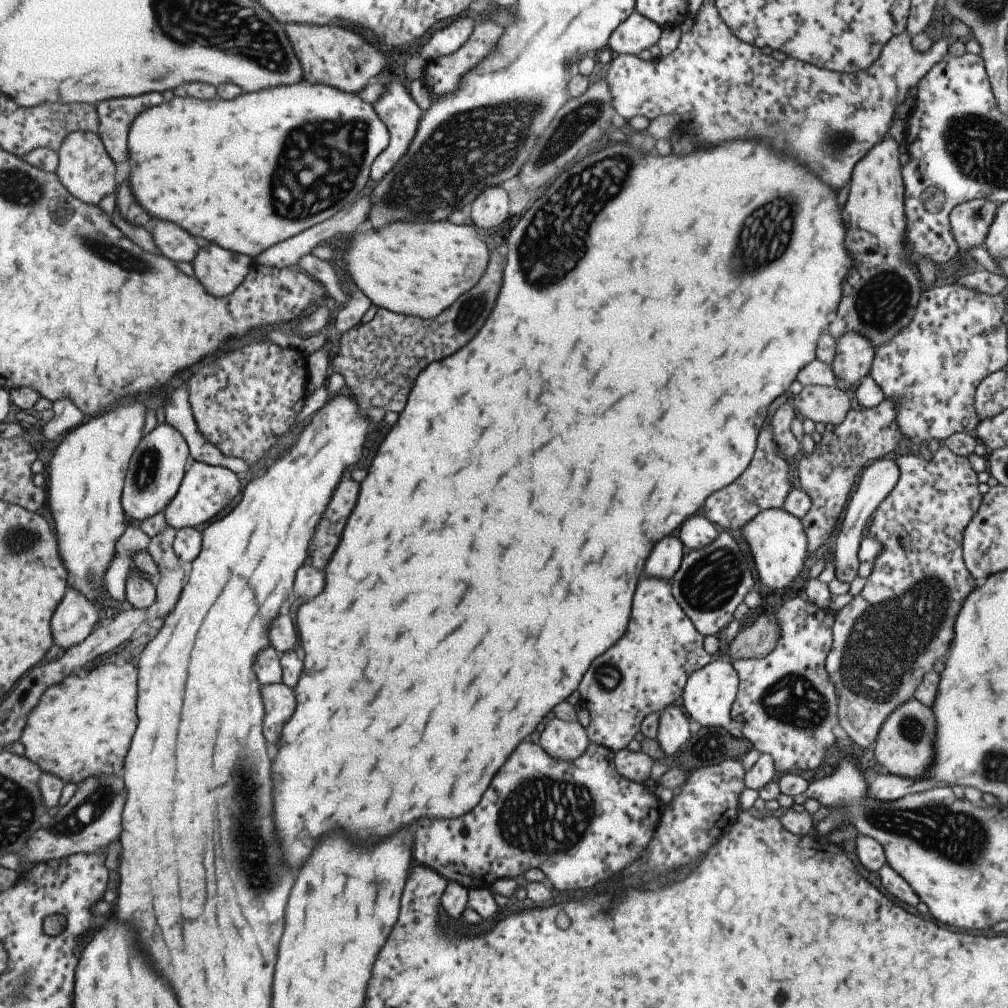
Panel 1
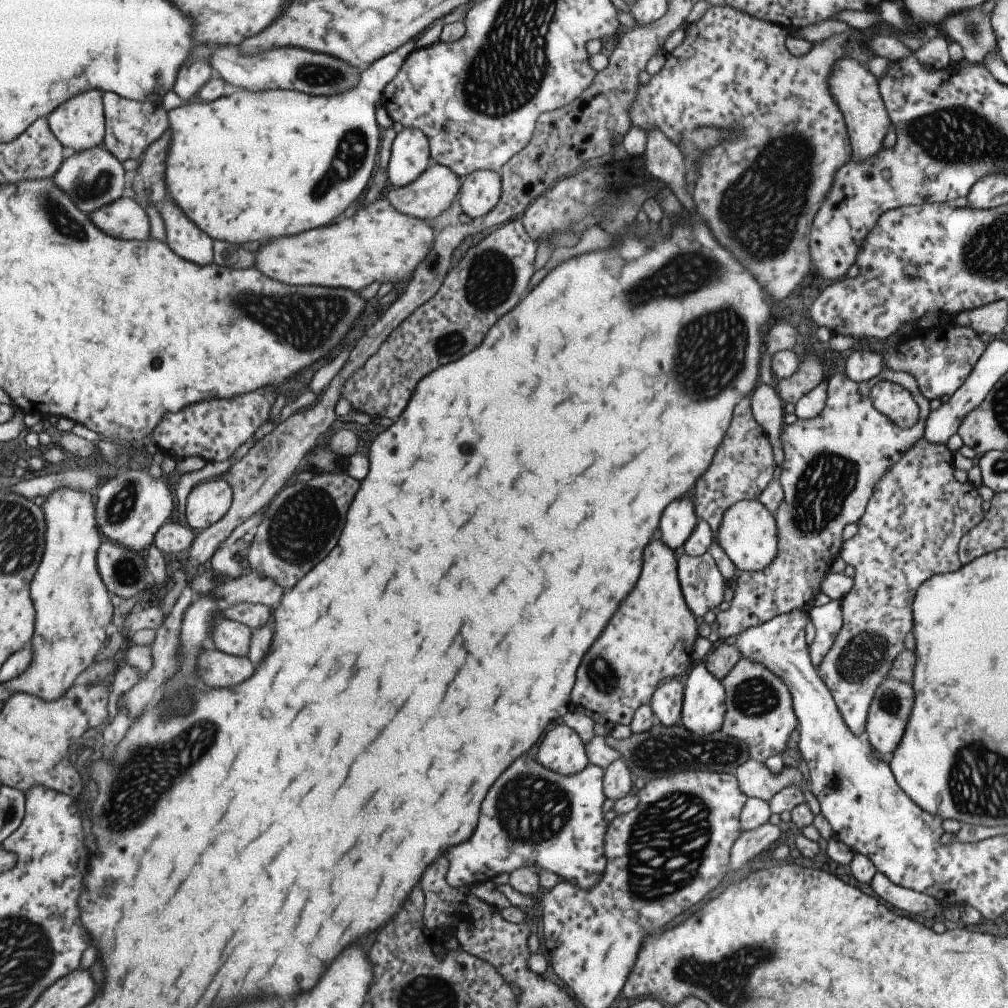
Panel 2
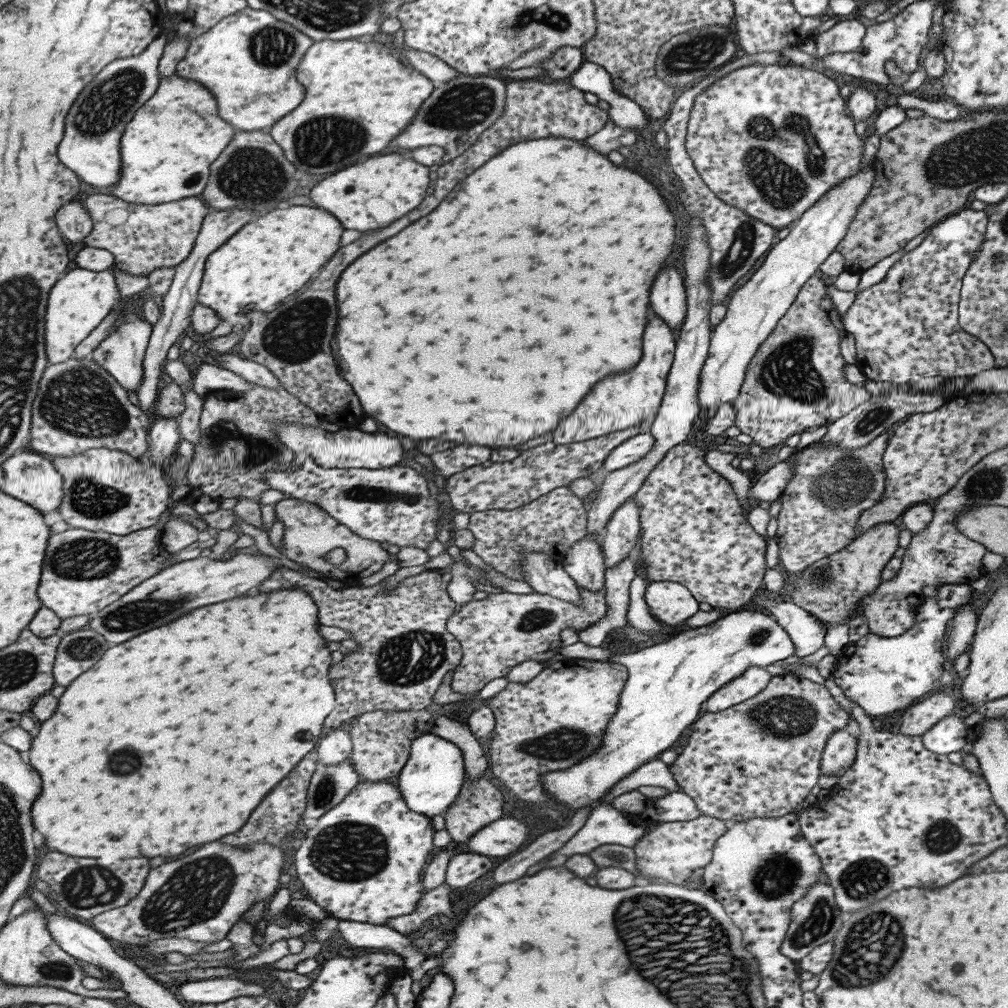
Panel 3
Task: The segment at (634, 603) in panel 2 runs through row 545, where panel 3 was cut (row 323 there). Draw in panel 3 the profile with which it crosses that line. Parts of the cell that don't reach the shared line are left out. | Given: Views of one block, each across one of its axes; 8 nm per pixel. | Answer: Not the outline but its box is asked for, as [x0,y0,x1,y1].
[550,318,676,444]

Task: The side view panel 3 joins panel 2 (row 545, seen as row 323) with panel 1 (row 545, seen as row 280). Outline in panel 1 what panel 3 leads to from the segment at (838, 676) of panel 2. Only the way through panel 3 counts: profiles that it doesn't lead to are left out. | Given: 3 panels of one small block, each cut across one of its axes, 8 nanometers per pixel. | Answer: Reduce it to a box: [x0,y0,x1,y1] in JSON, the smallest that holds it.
[824,447,982,748]

